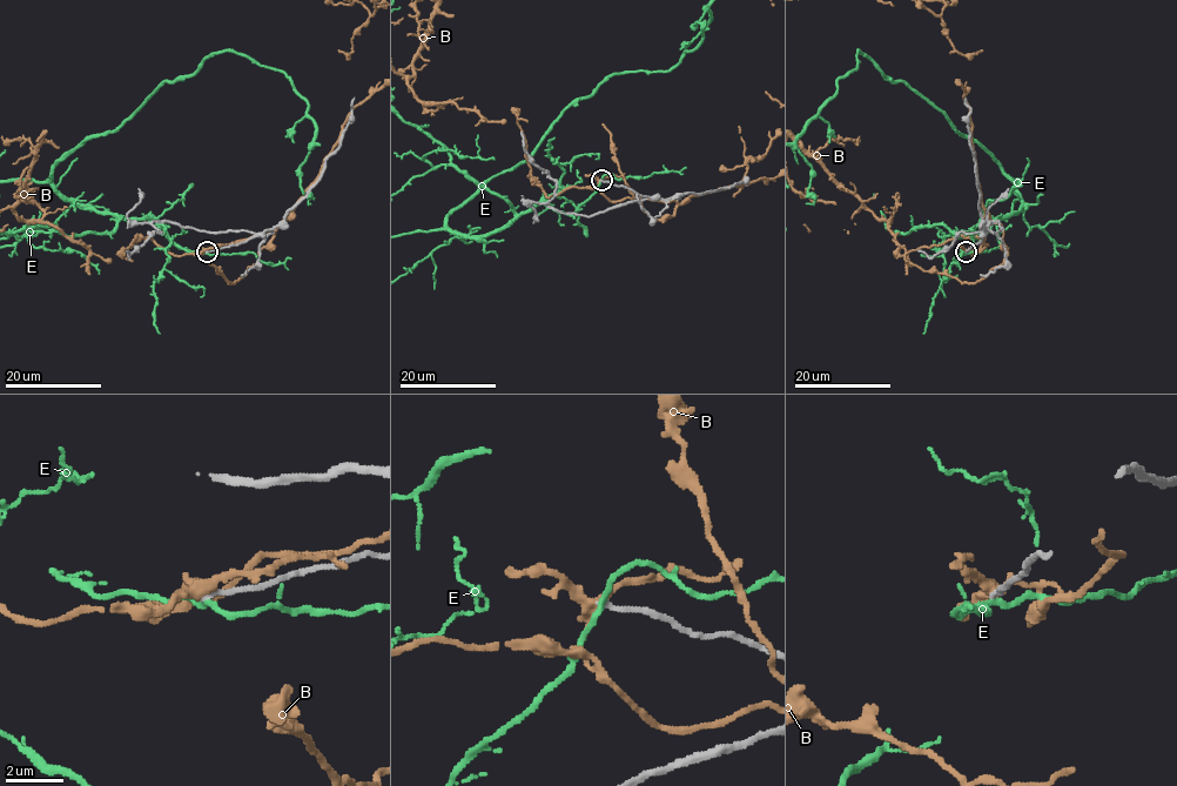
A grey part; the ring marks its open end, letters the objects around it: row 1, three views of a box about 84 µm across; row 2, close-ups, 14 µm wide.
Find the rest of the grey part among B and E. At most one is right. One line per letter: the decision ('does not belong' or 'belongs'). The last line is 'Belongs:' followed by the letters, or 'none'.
B: does not belong
E: does not belong
Belongs: none

